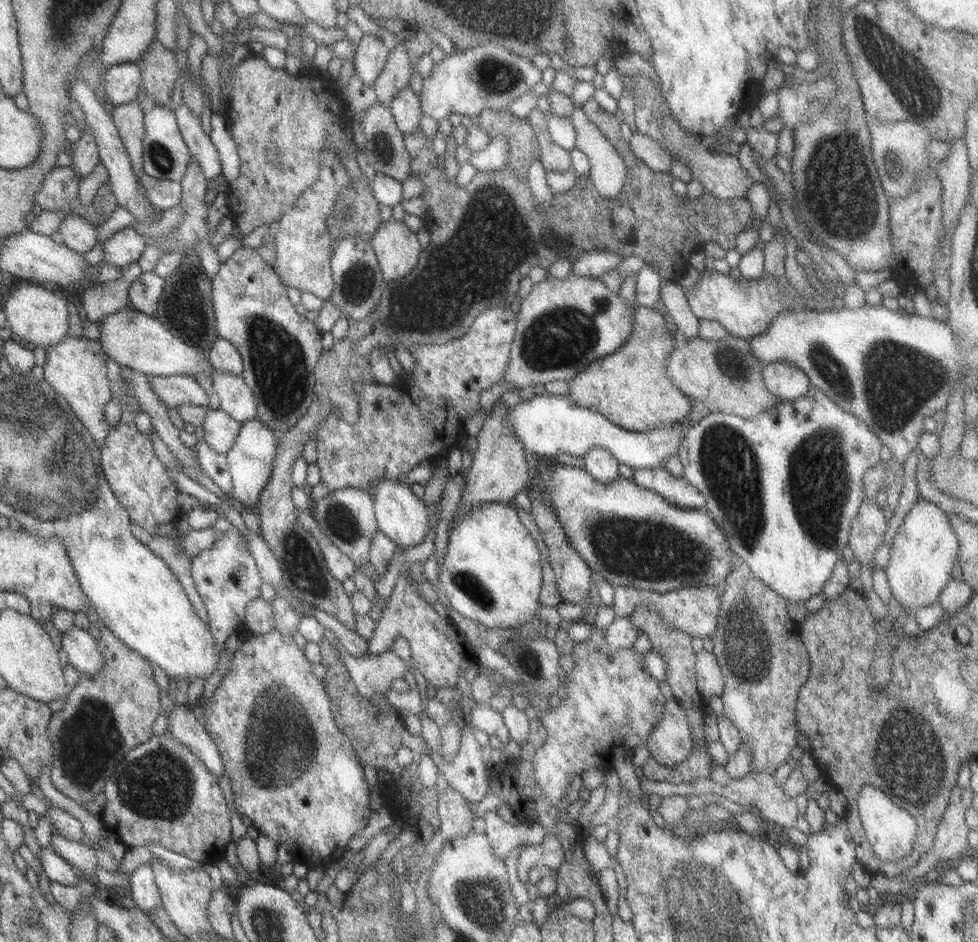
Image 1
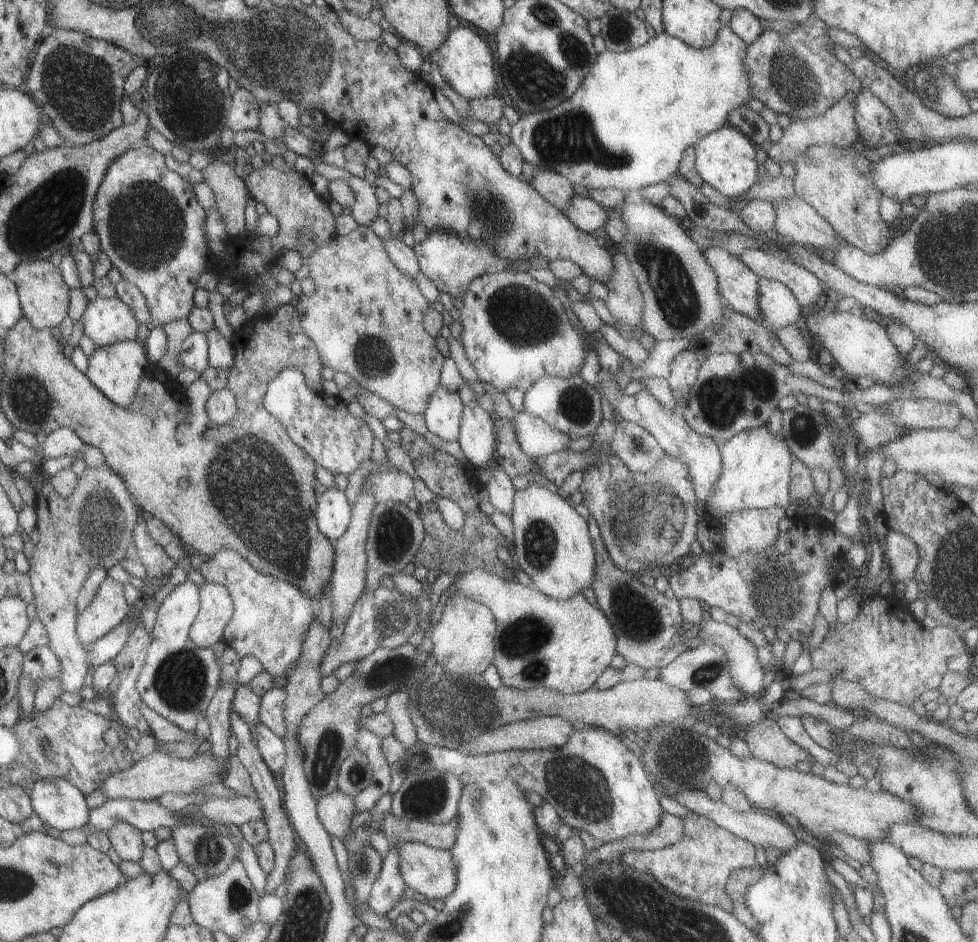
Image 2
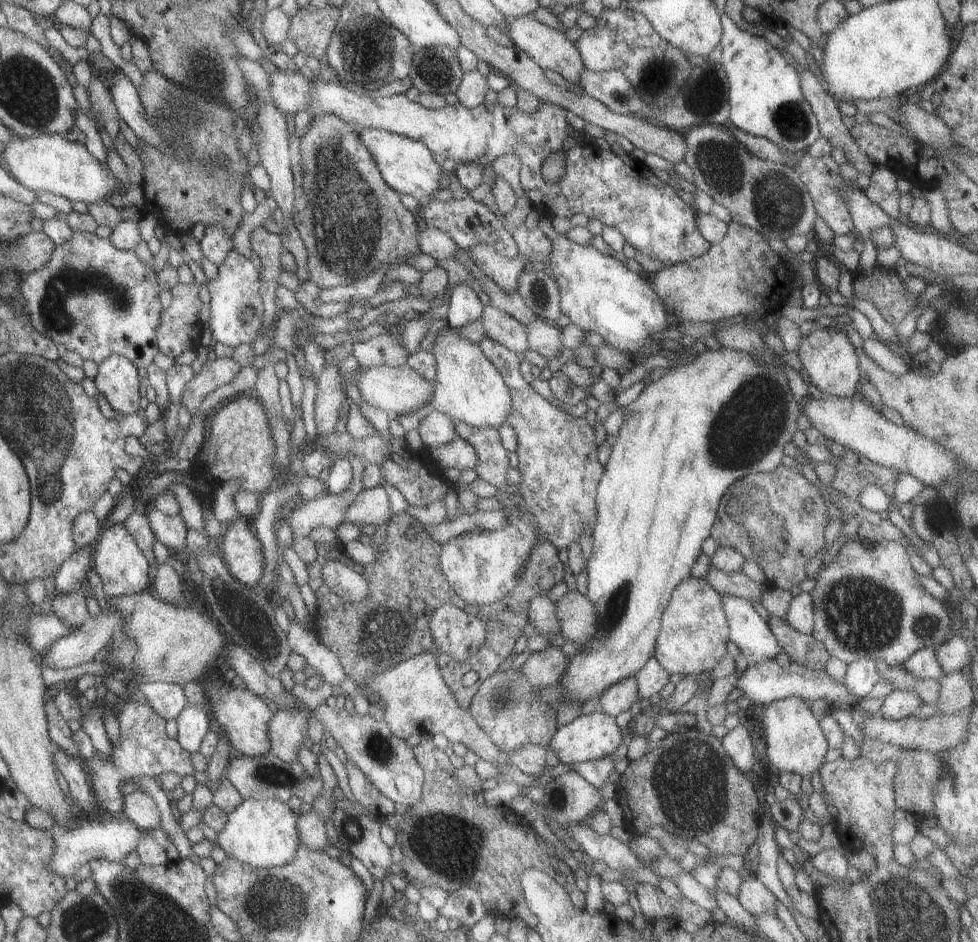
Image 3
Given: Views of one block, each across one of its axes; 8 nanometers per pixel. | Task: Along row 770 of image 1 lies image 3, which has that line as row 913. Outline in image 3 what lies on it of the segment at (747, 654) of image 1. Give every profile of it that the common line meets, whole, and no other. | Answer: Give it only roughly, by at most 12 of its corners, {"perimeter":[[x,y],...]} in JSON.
{"perimeter":[[751,876],[735,898],[752,916],[773,915],[776,898]]}

